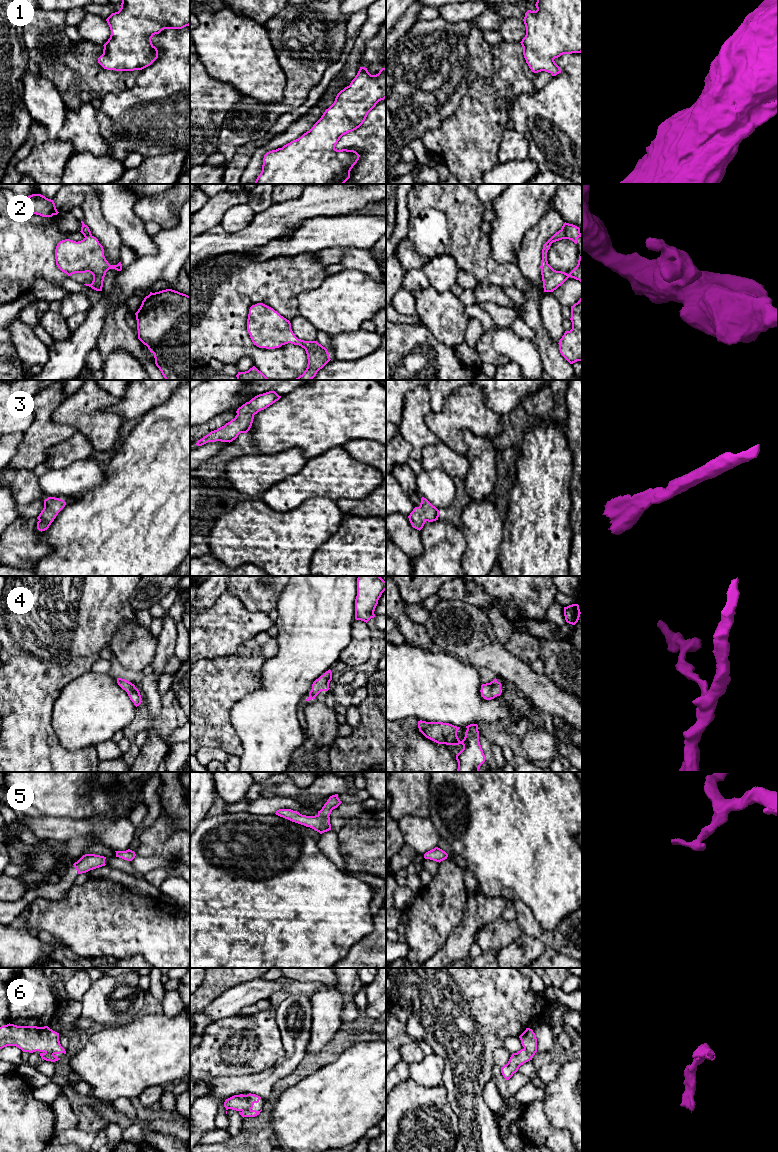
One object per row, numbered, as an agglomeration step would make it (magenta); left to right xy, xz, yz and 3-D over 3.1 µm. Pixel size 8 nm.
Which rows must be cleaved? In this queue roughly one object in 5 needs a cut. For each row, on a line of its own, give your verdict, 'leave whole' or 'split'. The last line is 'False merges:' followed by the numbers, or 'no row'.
1: leave whole
2: leave whole
3: leave whole
4: leave whole
5: leave whole
6: leave whole
False merges: no row

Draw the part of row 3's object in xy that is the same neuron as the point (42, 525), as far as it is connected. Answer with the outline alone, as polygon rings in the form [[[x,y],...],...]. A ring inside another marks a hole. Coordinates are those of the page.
[[[48,497],[44,500],[44,508],[37,517],[37,529],[45,531],[49,528],[58,513],[65,507],[66,502],[62,499],[55,497]]]

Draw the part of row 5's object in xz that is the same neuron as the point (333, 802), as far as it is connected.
[[[338,794],[329,797],[322,809],[315,816],[302,815],[291,809],[279,809],[276,815],[288,819],[292,822],[310,827],[320,834],[331,830],[330,814],[333,809],[337,808],[342,802],[338,798]]]

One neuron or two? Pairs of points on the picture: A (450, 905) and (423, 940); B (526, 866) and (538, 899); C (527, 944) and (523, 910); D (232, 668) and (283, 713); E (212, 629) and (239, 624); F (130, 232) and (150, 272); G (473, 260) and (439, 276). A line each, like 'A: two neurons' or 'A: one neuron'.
A: one neuron
B: one neuron
C: two neurons
D: two neurons
E: one neuron
F: two neurons
G: two neurons

